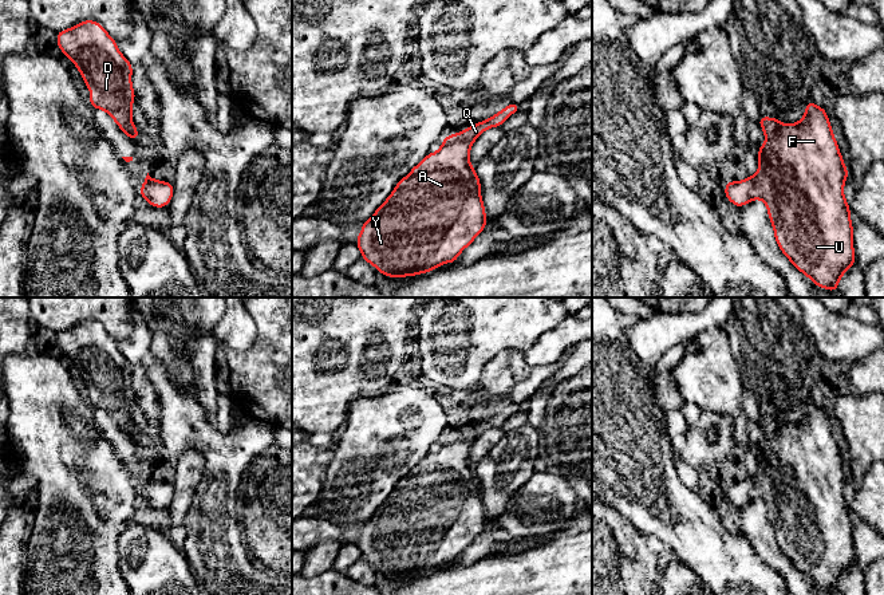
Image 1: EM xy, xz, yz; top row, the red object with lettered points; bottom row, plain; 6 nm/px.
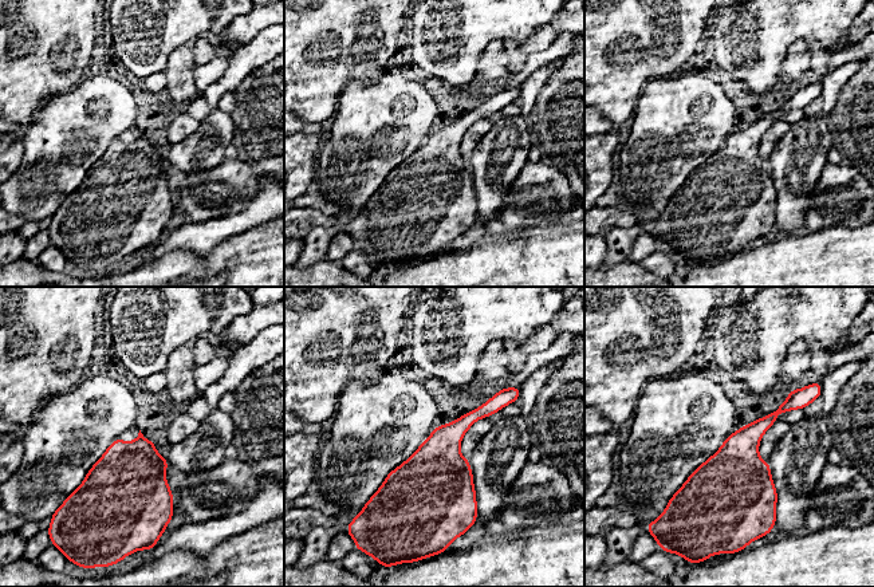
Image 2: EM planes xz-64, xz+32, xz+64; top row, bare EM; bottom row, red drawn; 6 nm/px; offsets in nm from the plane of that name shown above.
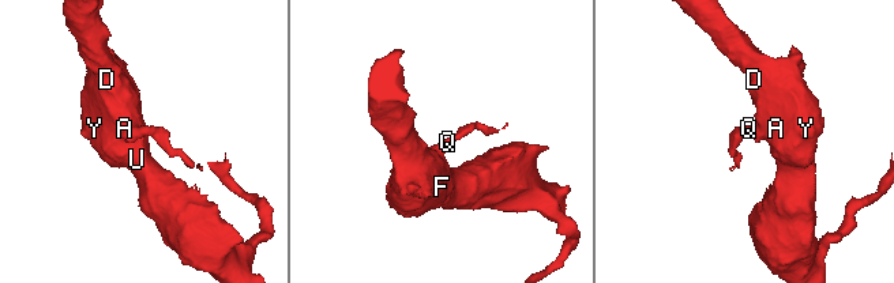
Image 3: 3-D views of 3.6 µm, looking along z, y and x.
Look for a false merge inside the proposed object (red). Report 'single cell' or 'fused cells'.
single cell

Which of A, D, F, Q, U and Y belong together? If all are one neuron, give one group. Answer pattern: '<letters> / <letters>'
A D F Q U Y

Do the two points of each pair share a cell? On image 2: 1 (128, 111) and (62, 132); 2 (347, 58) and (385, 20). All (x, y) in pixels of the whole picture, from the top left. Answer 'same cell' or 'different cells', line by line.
1: same cell
2: same cell

